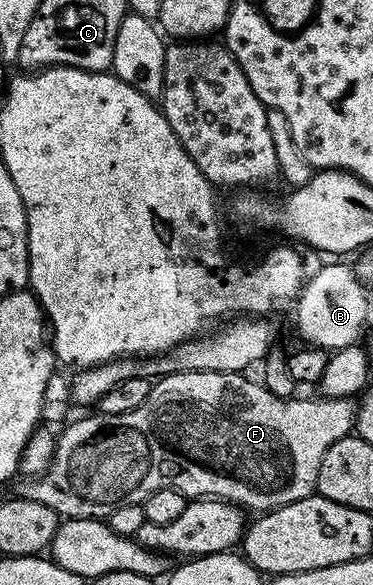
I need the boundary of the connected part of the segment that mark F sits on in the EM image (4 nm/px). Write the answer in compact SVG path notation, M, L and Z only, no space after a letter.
M174 371L171 375L163 375L151 386L148 393L148 401L140 405L140 409L132 409L132 413L120 413L119 415L103 415L93 413L86 415L83 419L75 418L67 422L61 428L58 435L56 453L52 457L52 465L43 475L27 478L19 485L17 494L24 499L40 501L48 505L63 520L68 519L96 519L99 517L109 517L120 506L128 506L133 503L141 504L143 499L147 499L156 489L176 489L188 497L209 497L212 499L222 499L226 503L234 503L236 506L245 509L247 512L265 513L274 511L278 507L283 507L289 503L295 503L301 499L307 499L318 490L318 474L320 473L320 461L324 461L324 453L336 441L347 438L356 427L356 403L353 398L328 399L317 397L318 399L300 399L293 397L281 399L261 382L253 383L250 379L245 379L245 374L237 371Z

